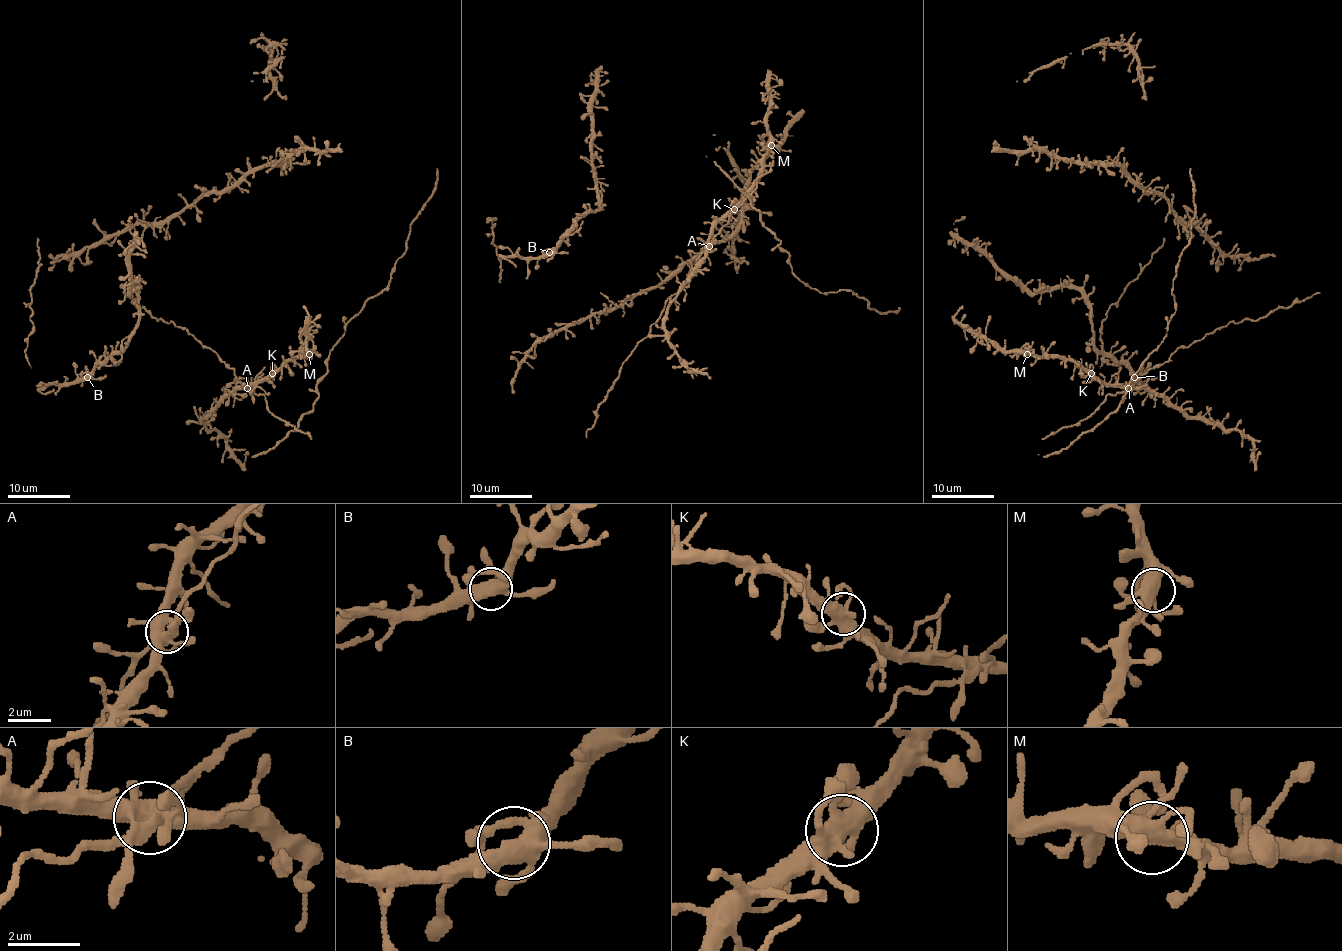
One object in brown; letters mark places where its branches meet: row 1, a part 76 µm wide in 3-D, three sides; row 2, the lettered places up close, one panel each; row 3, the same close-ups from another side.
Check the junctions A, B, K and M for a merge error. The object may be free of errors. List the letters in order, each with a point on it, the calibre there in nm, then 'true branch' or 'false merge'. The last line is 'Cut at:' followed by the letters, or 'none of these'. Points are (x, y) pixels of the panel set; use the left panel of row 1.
A: place (247, 388); calibre 550 nm; true branch
B: place (87, 377); calibre 480 nm; true branch
K: place (272, 373); calibre 460 nm; true branch
M: place (309, 354); calibre 480 nm; true branch
Cut at: none of these

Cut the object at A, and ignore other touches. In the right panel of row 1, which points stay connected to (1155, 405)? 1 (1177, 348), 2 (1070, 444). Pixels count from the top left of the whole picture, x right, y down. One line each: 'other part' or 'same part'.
1: other part
2: same part

